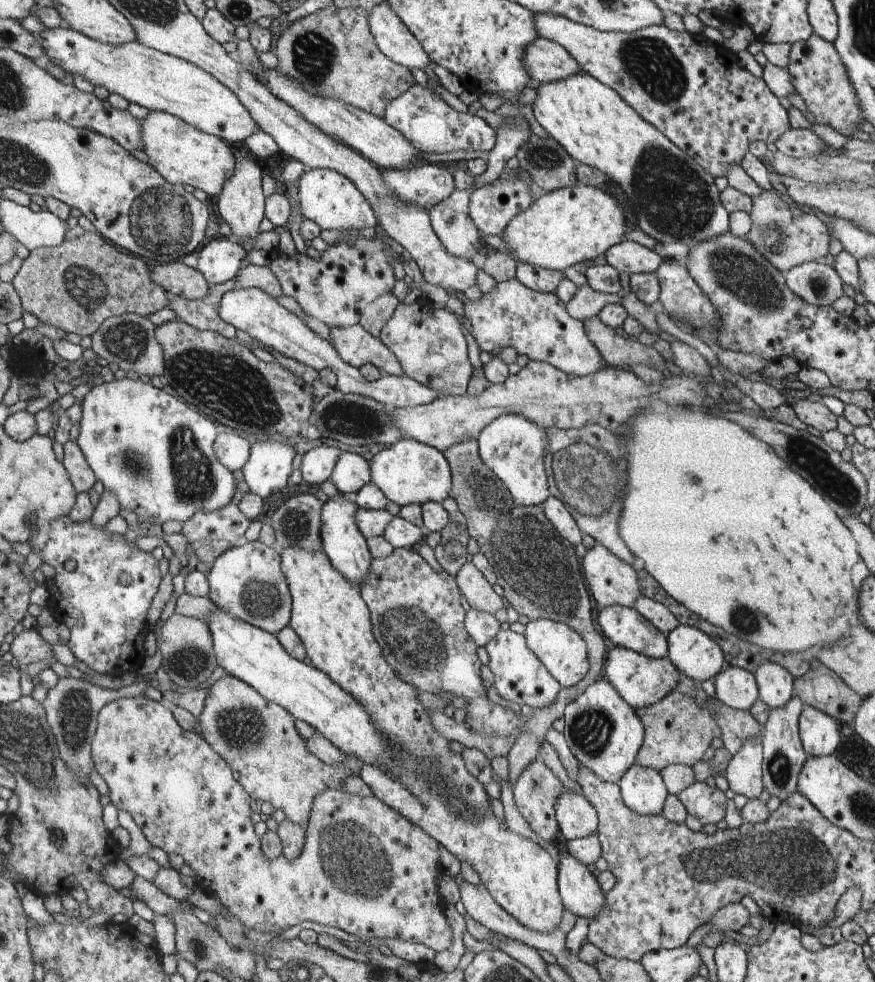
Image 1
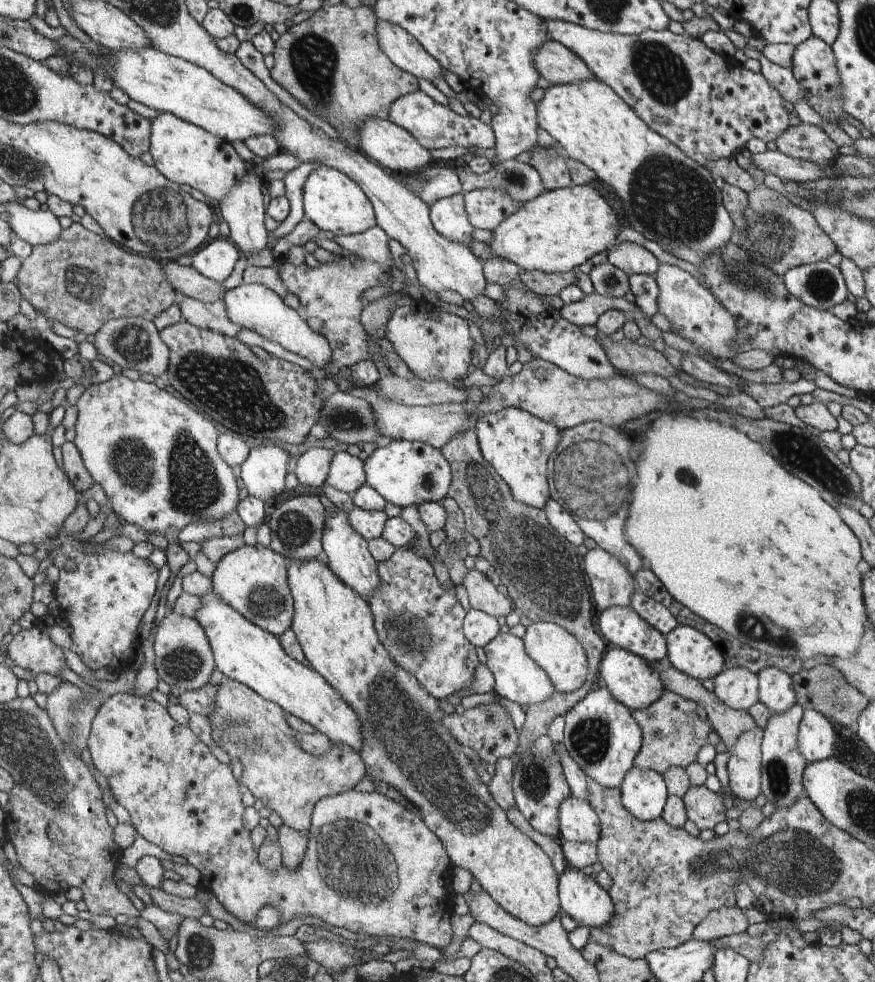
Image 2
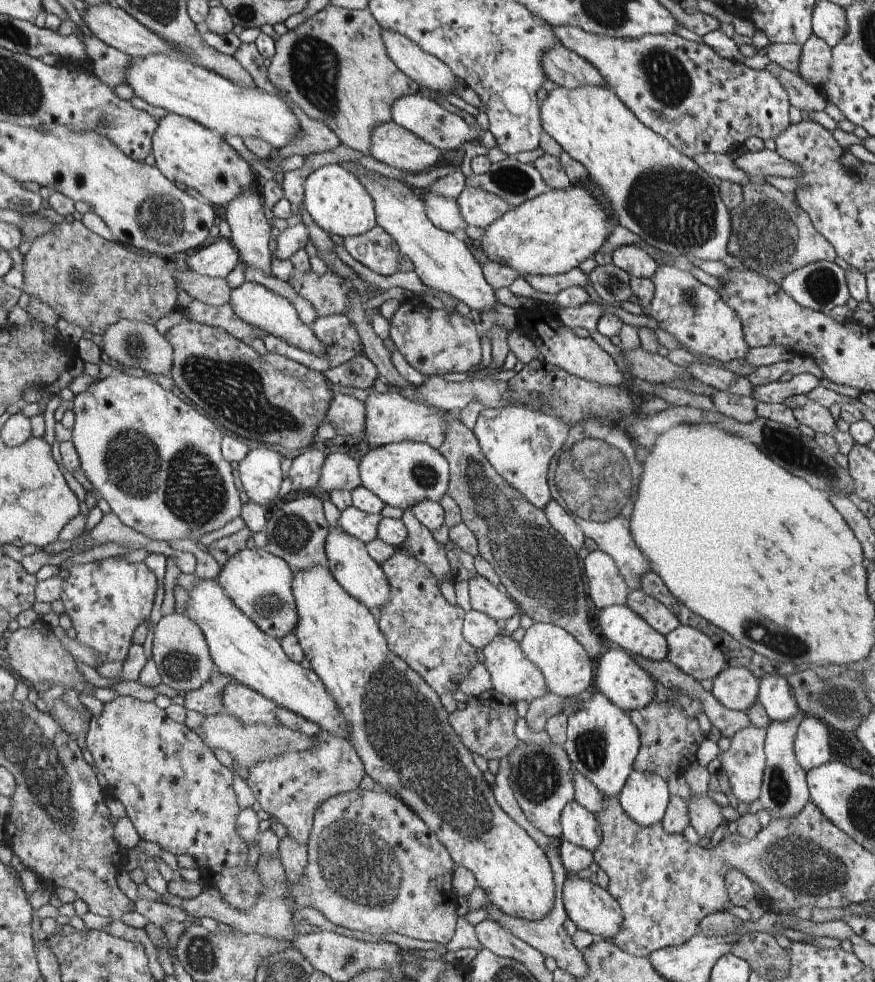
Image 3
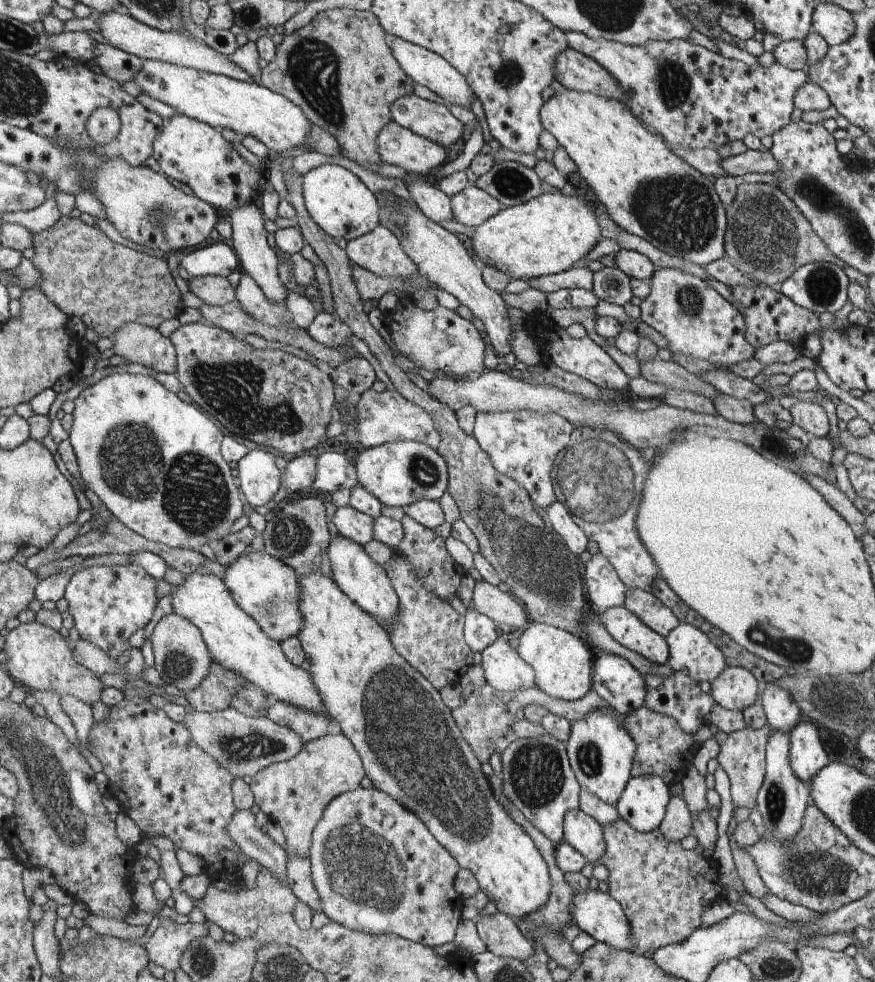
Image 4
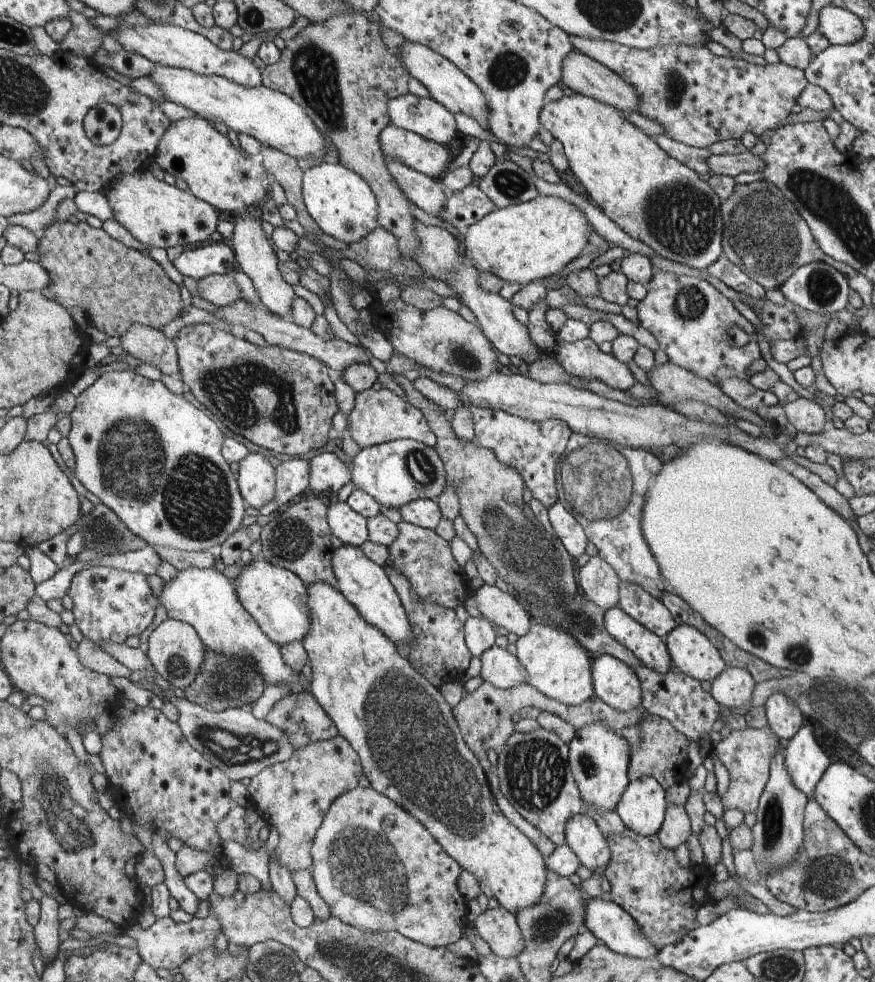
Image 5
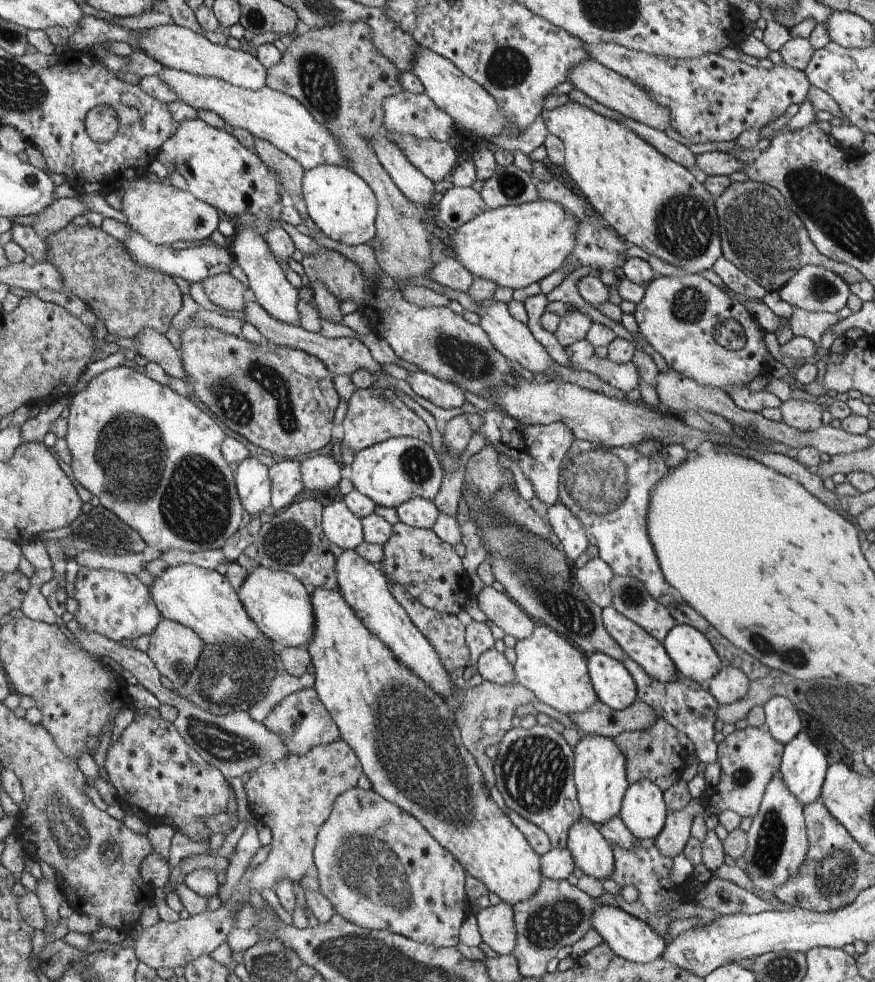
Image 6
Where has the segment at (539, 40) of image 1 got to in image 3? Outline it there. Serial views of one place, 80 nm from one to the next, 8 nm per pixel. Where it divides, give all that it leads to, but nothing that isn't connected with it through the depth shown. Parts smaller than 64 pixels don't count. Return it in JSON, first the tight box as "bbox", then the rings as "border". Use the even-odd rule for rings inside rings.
{"bbox":[541,42,606,89],"border":[[[560,42],[543,52],[541,65],[548,79],[569,89],[606,86],[597,68]]]}

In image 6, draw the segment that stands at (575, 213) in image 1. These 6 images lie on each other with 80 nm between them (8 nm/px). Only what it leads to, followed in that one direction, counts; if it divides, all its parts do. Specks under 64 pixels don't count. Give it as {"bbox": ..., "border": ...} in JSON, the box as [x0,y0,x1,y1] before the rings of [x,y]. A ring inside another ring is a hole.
{"bbox":[450,198,578,289],"border":[[[541,198],[521,205],[506,205],[495,209],[487,209],[482,214],[476,216],[476,218],[473,218],[470,222],[467,222],[456,229],[456,235],[452,236],[451,240],[453,244],[451,246],[450,255],[460,261],[464,265],[464,268],[466,268],[470,274],[473,274],[474,277],[493,280],[498,287],[507,286],[508,288],[521,289],[527,287],[529,284],[539,283],[543,278],[550,276],[552,272],[558,271],[563,266],[567,256],[572,252],[577,241],[577,222],[578,219],[575,217],[574,213],[566,210],[560,203]]]}

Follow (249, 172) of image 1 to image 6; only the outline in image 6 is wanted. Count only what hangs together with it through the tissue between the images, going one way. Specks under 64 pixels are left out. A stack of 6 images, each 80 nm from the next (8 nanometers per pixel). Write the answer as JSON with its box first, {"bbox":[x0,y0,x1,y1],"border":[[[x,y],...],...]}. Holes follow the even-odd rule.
{"bbox":[229,223,299,324],"border":[[[238,223],[235,234],[229,239],[232,252],[235,252],[238,266],[246,273],[249,282],[250,297],[262,305],[262,308],[274,318],[288,324],[299,322],[298,290],[286,280],[284,270],[274,258],[271,247],[252,226]]]}

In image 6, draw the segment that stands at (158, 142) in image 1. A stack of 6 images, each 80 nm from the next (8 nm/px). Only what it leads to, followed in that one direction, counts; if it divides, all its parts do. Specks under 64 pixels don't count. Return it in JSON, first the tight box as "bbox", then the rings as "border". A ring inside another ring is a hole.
{"bbox":[157,118,287,218],"border":[[[200,118],[180,121],[178,130],[160,149],[157,160],[183,176],[195,197],[228,215],[237,217],[250,212],[265,218],[278,196],[287,197],[280,176],[254,150]]]}

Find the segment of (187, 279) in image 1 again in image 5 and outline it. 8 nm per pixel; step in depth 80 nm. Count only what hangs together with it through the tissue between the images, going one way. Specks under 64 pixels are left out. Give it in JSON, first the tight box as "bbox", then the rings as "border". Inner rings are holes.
{"bbox":[197,275,242,307],"border":[[[210,275],[197,281],[199,296],[209,307],[225,307],[242,298],[239,285],[228,275]]]}

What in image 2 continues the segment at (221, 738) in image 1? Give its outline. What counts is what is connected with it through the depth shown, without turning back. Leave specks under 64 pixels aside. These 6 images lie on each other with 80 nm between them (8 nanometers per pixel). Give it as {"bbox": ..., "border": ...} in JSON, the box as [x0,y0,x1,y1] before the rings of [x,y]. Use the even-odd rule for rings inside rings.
{"bbox":[208,678,366,833],"border":[[[226,678],[218,685],[214,710],[210,712],[208,720],[212,729],[213,740],[222,750],[228,753],[232,760],[238,760],[243,766],[240,782],[248,788],[251,794],[260,798],[263,806],[277,812],[284,825],[300,832],[308,833],[311,826],[311,816],[320,799],[336,793],[349,791],[366,776],[366,761],[362,754],[346,745],[333,743],[330,752],[322,756],[314,756],[300,748],[299,740],[295,738],[296,731],[285,719],[285,710],[275,702],[268,701],[255,689],[240,681]]]}

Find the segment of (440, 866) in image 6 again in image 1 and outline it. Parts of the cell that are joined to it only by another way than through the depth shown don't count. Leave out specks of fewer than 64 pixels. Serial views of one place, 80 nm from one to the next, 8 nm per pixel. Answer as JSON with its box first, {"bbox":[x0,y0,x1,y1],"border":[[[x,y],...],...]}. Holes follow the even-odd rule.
{"bbox":[91,695,452,953],"border":[[[144,695],[137,697],[124,697],[102,707],[99,712],[98,726],[96,734],[91,742],[91,751],[96,770],[104,778],[109,786],[109,794],[112,802],[120,811],[130,813],[135,823],[146,836],[151,846],[158,846],[165,850],[167,854],[181,854],[184,857],[185,864],[190,866],[197,877],[198,885],[205,887],[221,904],[226,907],[234,916],[237,916],[248,929],[262,930],[262,932],[275,932],[280,934],[286,930],[286,924],[324,924],[332,928],[340,928],[348,934],[354,934],[354,937],[360,941],[369,941],[372,938],[398,938],[404,942],[418,942],[432,948],[436,953],[447,949],[452,944],[452,928],[440,908],[440,896],[436,890],[436,874],[438,874],[438,842],[432,838],[419,825],[415,825],[403,814],[384,804],[376,797],[360,797],[342,791],[342,789],[327,788],[315,796],[311,804],[311,814],[307,820],[305,829],[305,844],[300,854],[292,860],[281,854],[273,859],[264,853],[263,836],[256,832],[256,822],[252,814],[259,811],[256,799],[244,789],[244,784],[236,780],[236,771],[216,752],[212,745],[200,735],[200,732],[184,729],[170,709],[164,707],[160,701],[154,701]]]}

